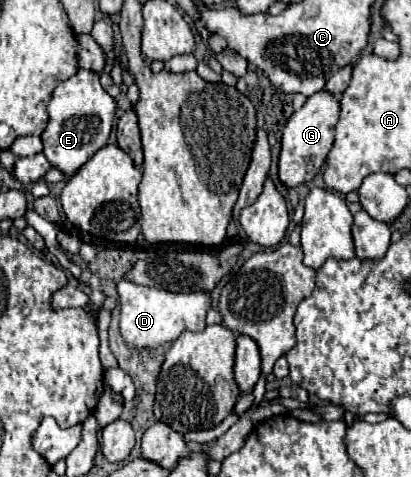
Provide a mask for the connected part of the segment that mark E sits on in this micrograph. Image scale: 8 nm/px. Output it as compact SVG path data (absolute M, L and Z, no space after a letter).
M80 68L72 78L60 82L48 104L48 126L42 132L42 154L52 168L58 168L62 174L76 174L102 146L106 146L112 122L116 116L114 98L100 86L98 74L92 70Z

